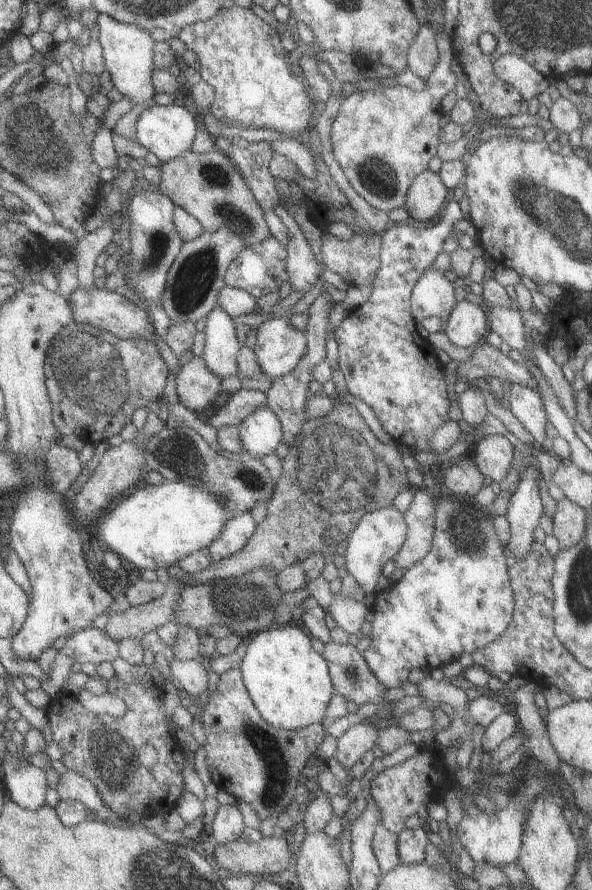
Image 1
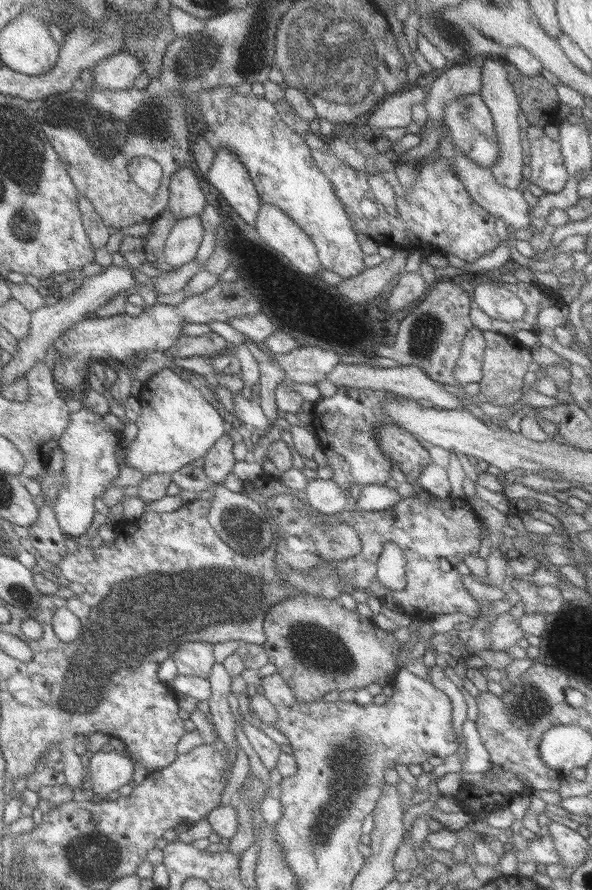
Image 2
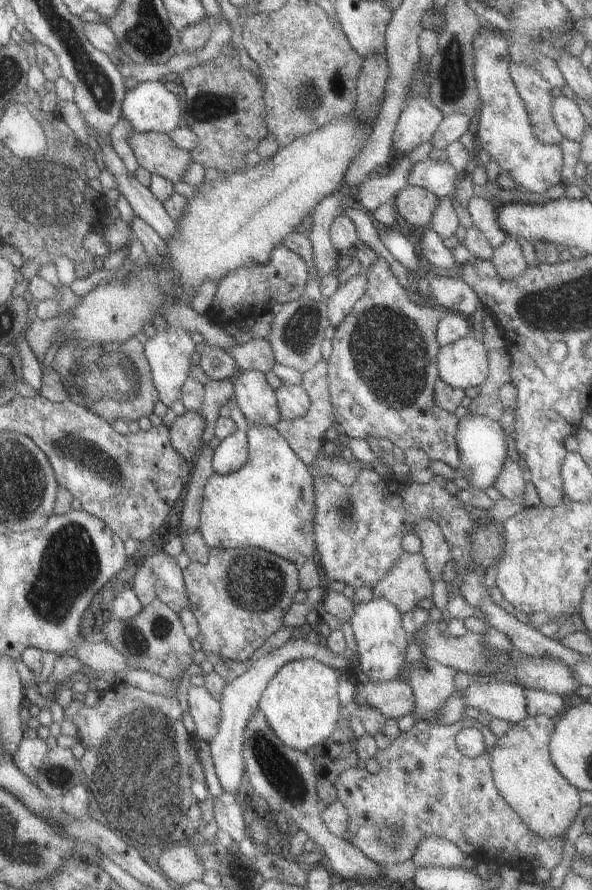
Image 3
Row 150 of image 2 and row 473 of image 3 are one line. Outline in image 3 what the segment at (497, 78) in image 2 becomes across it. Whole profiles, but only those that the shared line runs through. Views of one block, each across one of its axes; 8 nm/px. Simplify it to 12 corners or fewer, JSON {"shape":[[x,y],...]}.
{"shape":[[508,458],[492,485],[523,505],[525,467]]}

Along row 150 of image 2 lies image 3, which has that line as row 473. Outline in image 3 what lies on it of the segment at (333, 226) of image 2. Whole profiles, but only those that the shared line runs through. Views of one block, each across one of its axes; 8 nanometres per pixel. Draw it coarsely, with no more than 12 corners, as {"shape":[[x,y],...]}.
{"shape":[[274,427],[214,472],[198,529],[299,569],[317,554],[312,471]]}

